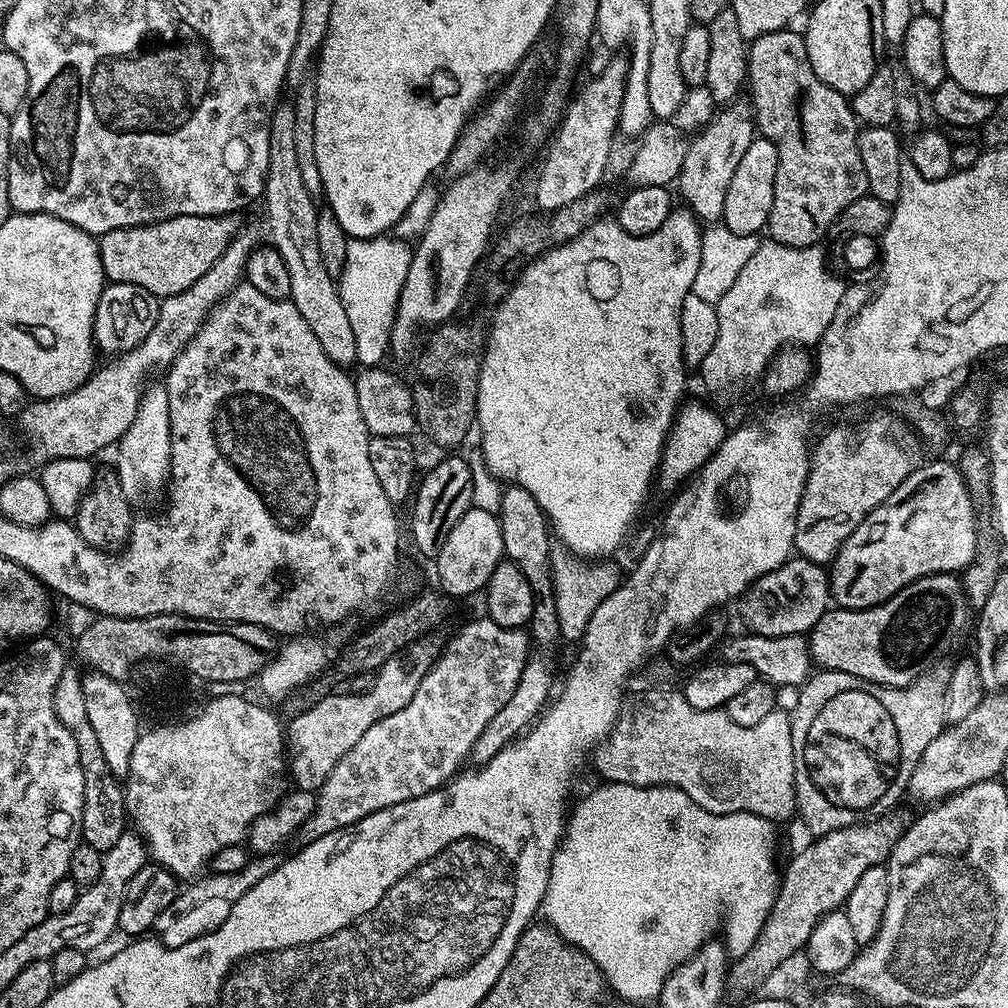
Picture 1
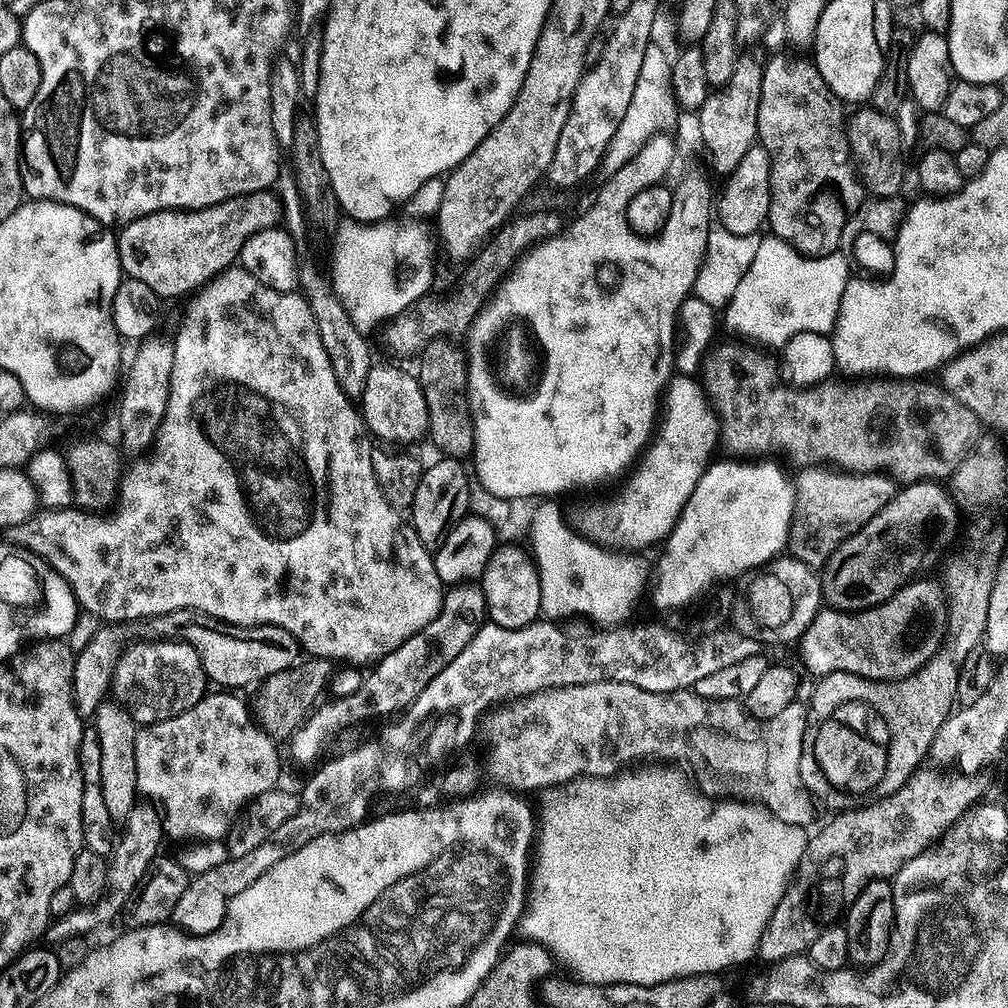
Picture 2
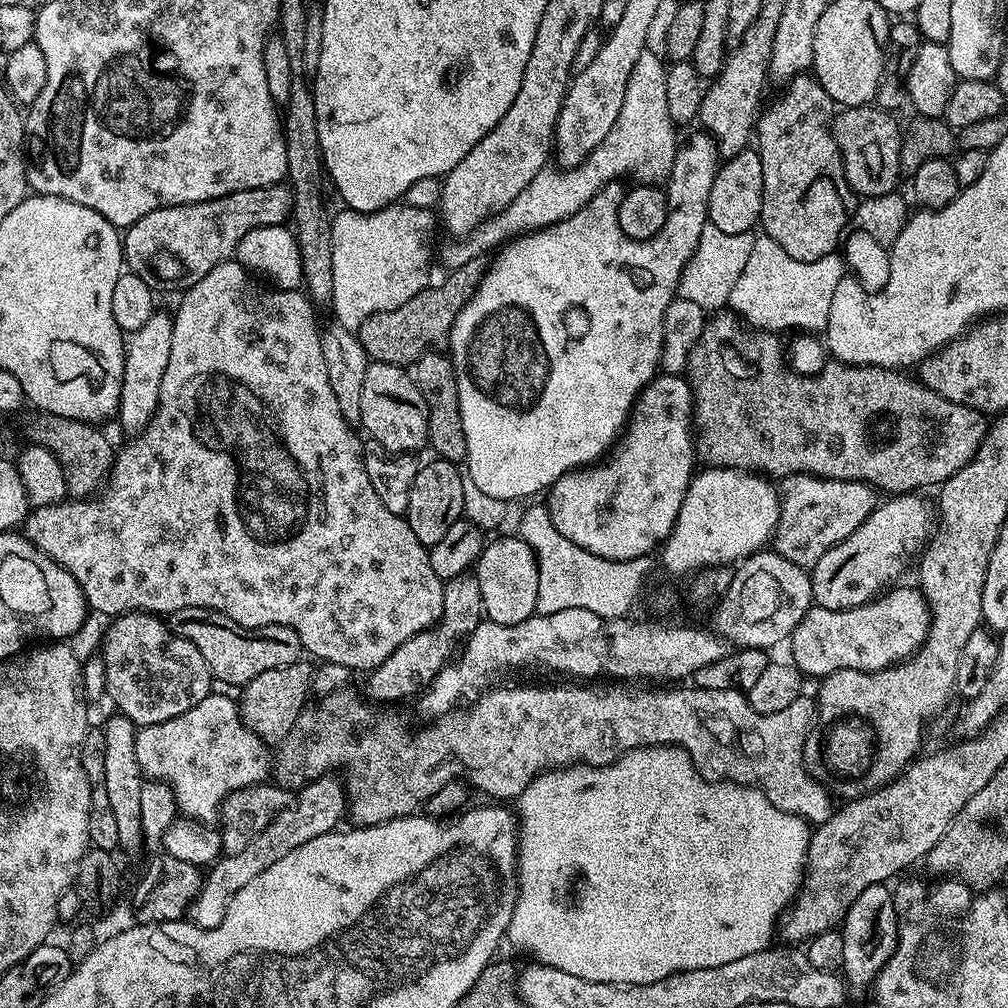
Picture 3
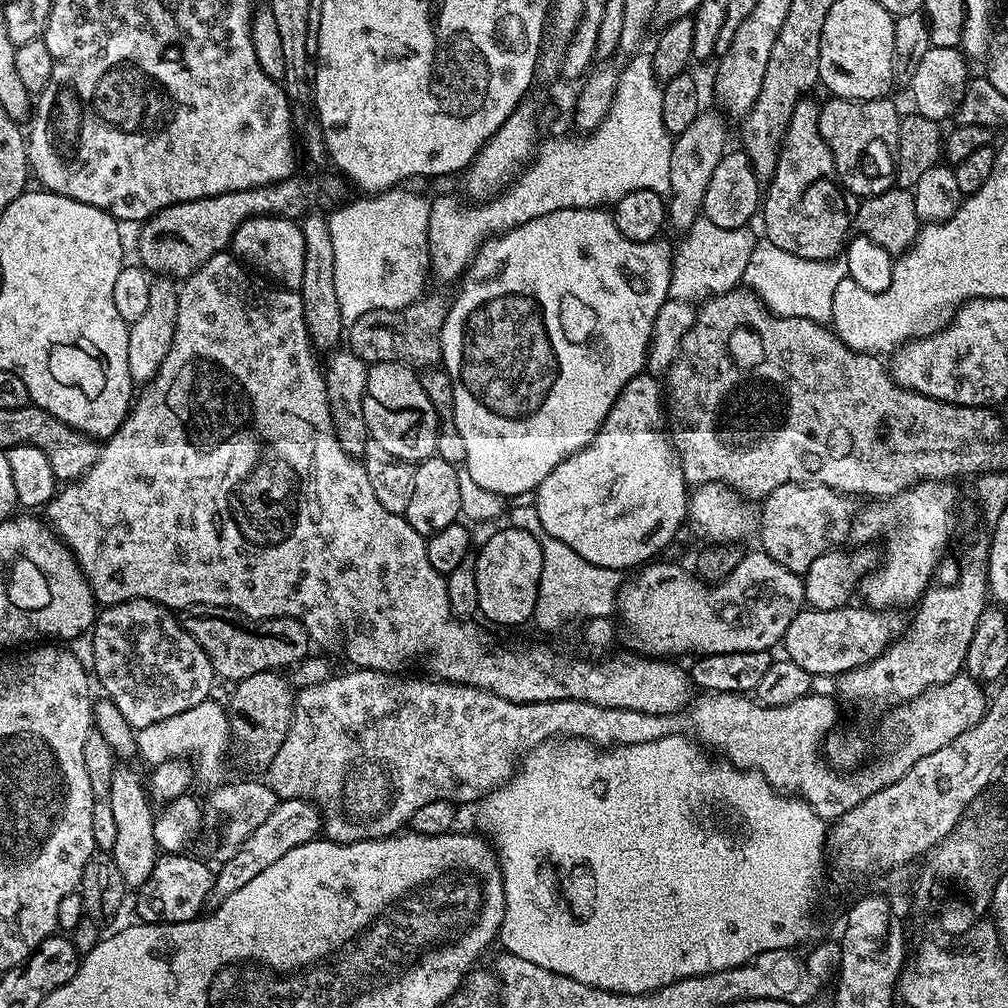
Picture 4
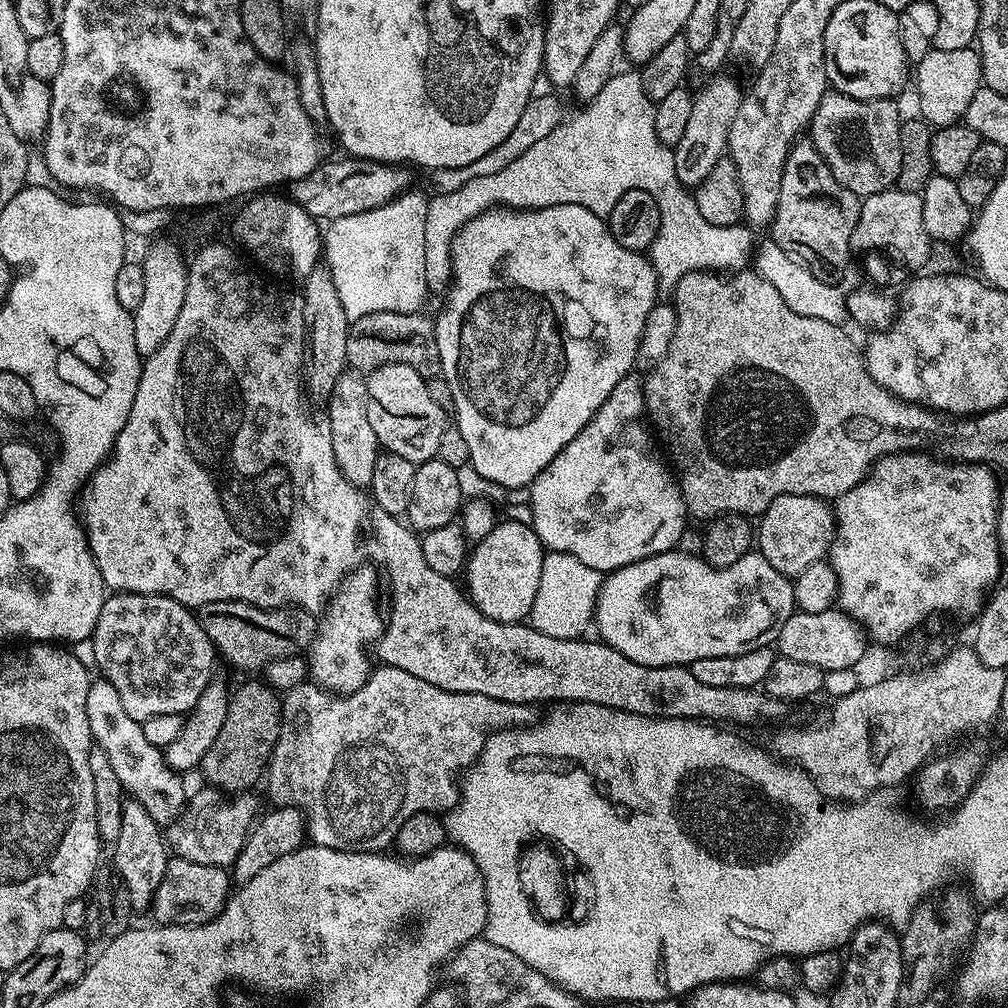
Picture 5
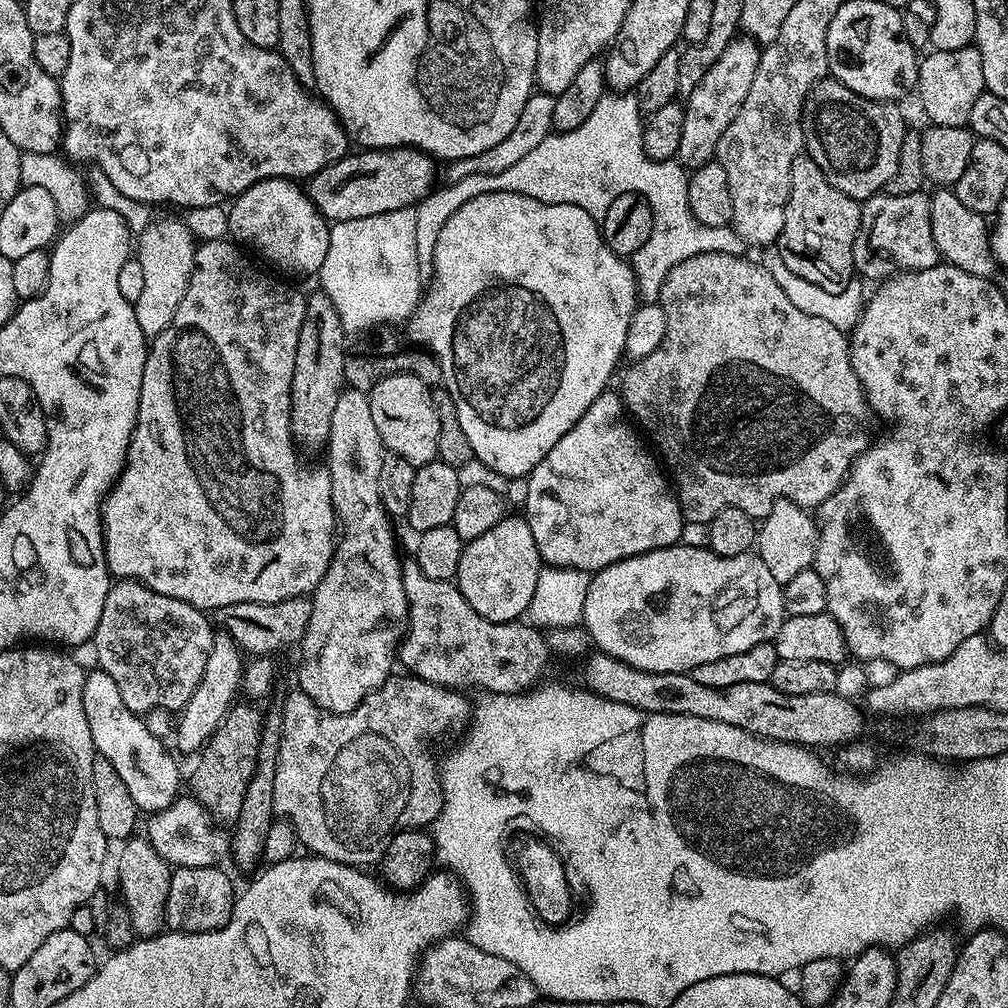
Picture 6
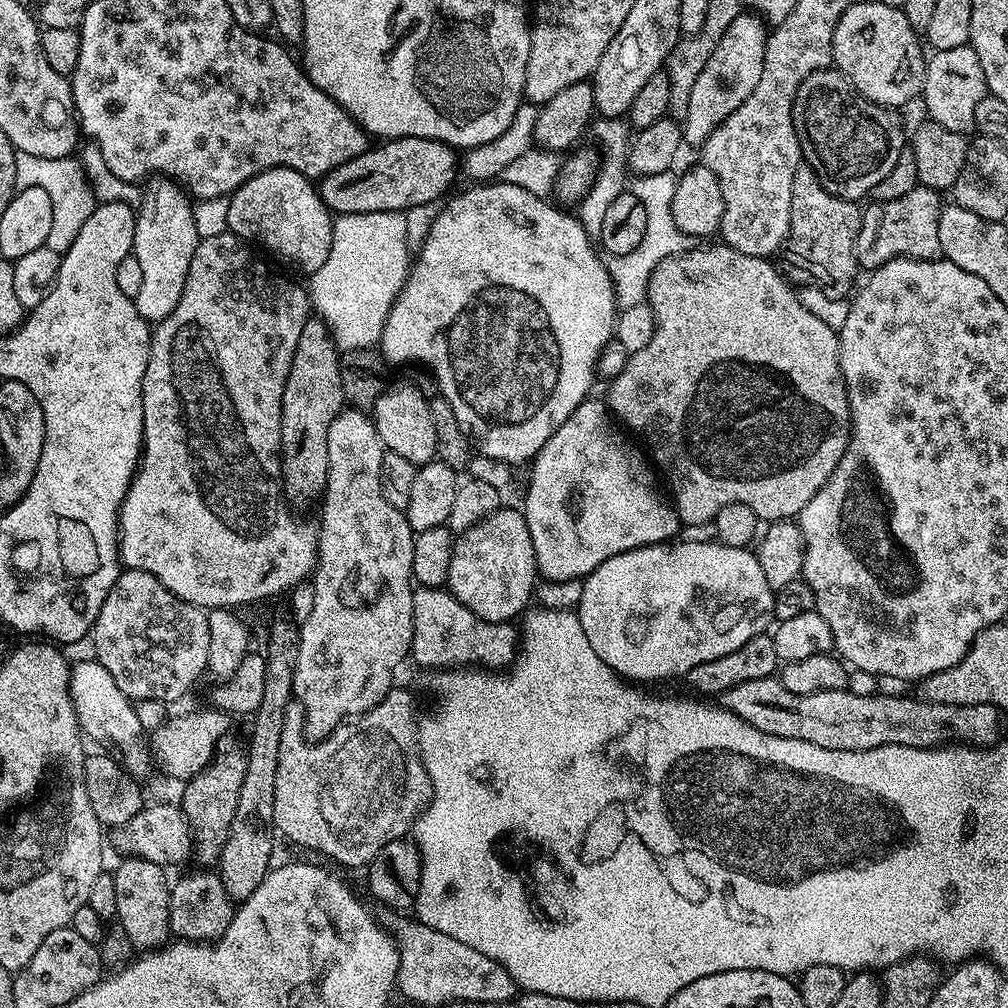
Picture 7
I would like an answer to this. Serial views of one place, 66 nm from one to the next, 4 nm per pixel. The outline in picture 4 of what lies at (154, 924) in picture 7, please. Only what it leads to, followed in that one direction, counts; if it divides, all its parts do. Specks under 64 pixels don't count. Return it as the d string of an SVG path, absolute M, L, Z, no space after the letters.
M118 766L110 780L110 808L114 814L114 827L118 838L114 838L114 846L110 854L114 862L118 862L118 870L122 870L122 878L129 889L138 890L150 878L156 865L158 849L154 838L156 816L152 812L153 801L149 789L140 781L140 776L132 768Z

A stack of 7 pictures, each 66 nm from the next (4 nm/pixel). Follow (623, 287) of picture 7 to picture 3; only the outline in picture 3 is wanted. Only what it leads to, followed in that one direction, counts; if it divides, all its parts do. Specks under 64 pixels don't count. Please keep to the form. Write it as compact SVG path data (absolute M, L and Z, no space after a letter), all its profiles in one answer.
M709 224L702 230L702 238L698 238L698 246L680 275L678 295L690 298L690 302L698 302L705 313L712 314L723 309L730 298L730 290L742 275L746 261L750 258L750 250L754 250L756 236L752 232L742 234L726 234L718 230L718 226Z

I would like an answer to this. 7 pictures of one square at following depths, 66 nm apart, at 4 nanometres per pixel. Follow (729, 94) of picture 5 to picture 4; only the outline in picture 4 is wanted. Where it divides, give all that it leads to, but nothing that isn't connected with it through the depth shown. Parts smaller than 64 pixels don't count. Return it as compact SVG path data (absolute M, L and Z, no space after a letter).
M701 111L693 127L672 141L670 170L674 174L670 196L670 224L686 230L701 215L706 198L706 186L710 186L710 174L714 174L718 162L724 156L728 140L725 117L719 111Z

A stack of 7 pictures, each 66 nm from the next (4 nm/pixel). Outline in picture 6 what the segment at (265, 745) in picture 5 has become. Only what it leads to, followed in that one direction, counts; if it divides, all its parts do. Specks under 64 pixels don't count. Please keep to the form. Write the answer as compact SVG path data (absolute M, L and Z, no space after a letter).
M246 702L248 704L233 703L228 713L224 716L224 721L218 726L215 734L204 743L204 747L200 749L195 757L196 769L192 772L192 789L191 795L199 800L213 817L221 825L231 825L238 818L238 814L242 810L242 798L246 798L246 786L250 786L250 778L254 778L256 773L256 763L258 762L258 746L262 738L262 730L264 729L264 712L256 709L255 703Z

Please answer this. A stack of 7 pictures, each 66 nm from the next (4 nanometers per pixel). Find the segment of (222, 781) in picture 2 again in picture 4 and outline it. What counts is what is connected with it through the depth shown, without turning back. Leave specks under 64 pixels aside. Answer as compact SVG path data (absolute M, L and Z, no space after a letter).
M209 698L204 700L198 706L190 706L190 710L182 710L182 714L174 714L174 718L162 718L162 722L150 722L150 726L146 726L145 728L135 729L136 733L136 750L139 754L140 758L144 758L145 762L148 763L148 766L155 766L157 764L161 764L162 762L166 762L167 760L179 760L181 758L193 758L192 756L196 756L196 764L195 767L198 769L200 767L200 772L205 776L206 779L212 780L211 782L216 782L221 779L220 776L224 772L224 759L228 756L228 747L233 747L234 741L232 739L232 731L230 730L230 722L228 721L228 709L225 707L223 703L220 704L216 701L216 698Z

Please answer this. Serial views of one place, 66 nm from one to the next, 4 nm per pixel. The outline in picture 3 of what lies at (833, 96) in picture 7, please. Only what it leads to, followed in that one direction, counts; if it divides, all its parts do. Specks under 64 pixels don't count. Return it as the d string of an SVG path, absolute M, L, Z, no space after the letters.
M860 104L856 108L844 108L843 111L833 119L832 121L832 133L834 134L834 138L838 142L838 146L840 147L840 153L842 154L842 158L844 159L844 177L848 179L848 187L854 193L857 192L857 197L860 198L867 198L869 196L881 196L882 194L886 194L887 192L895 192L897 191L898 185L896 183L899 180L902 180L902 173L900 170L900 162L899 162L899 152L900 152L900 141L902 135L902 128L899 124L896 125L896 120L894 117L895 115L889 114L885 109L878 108L873 106L872 104Z

